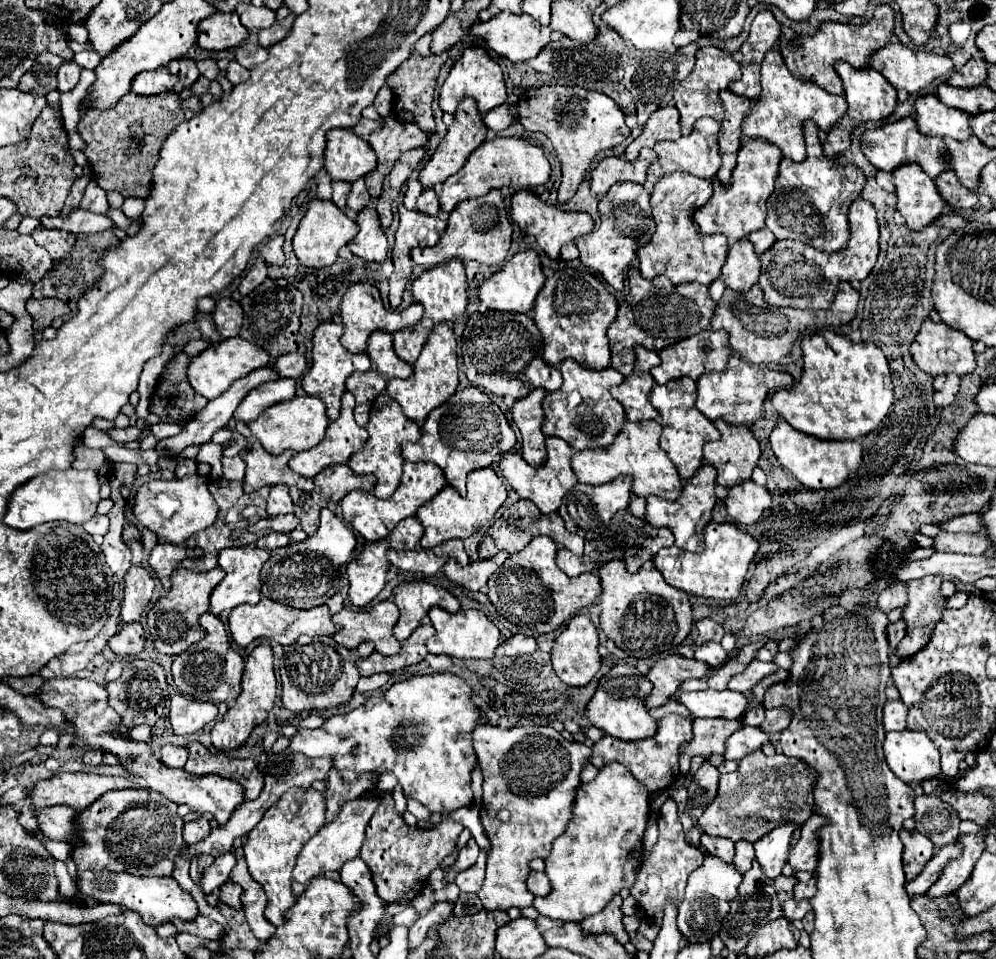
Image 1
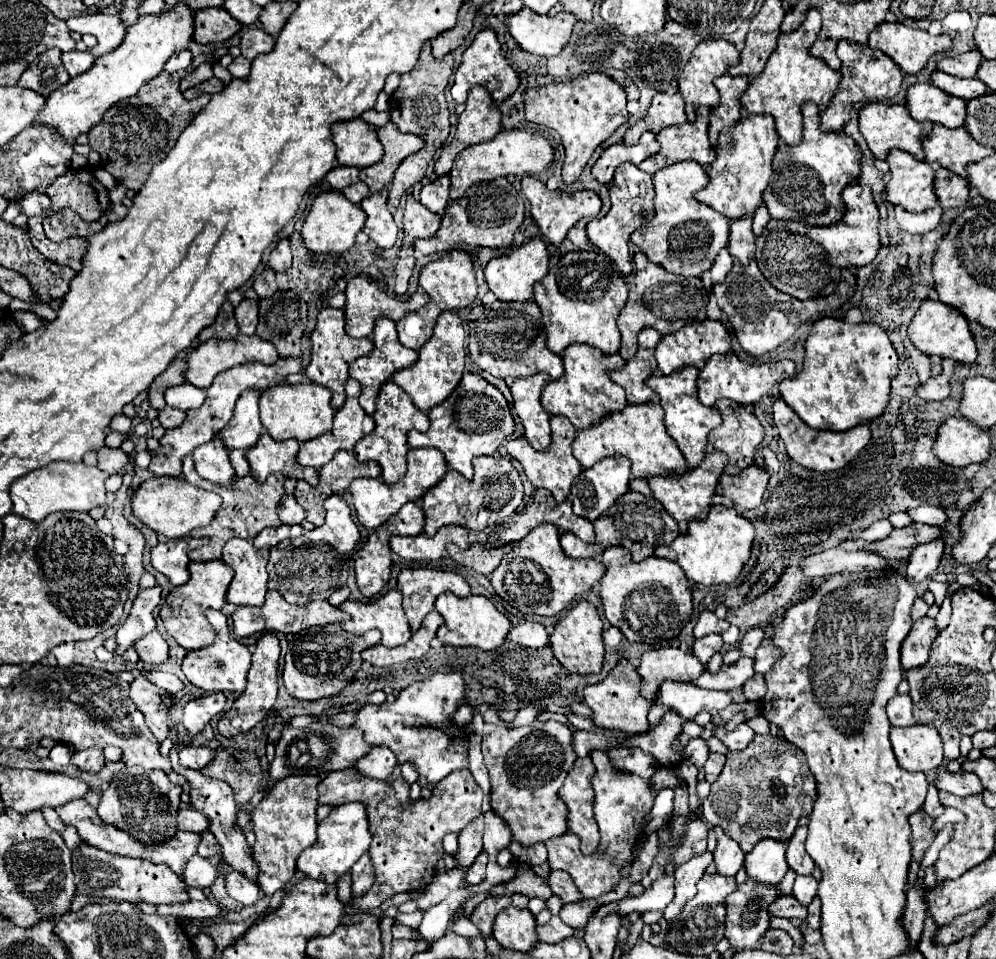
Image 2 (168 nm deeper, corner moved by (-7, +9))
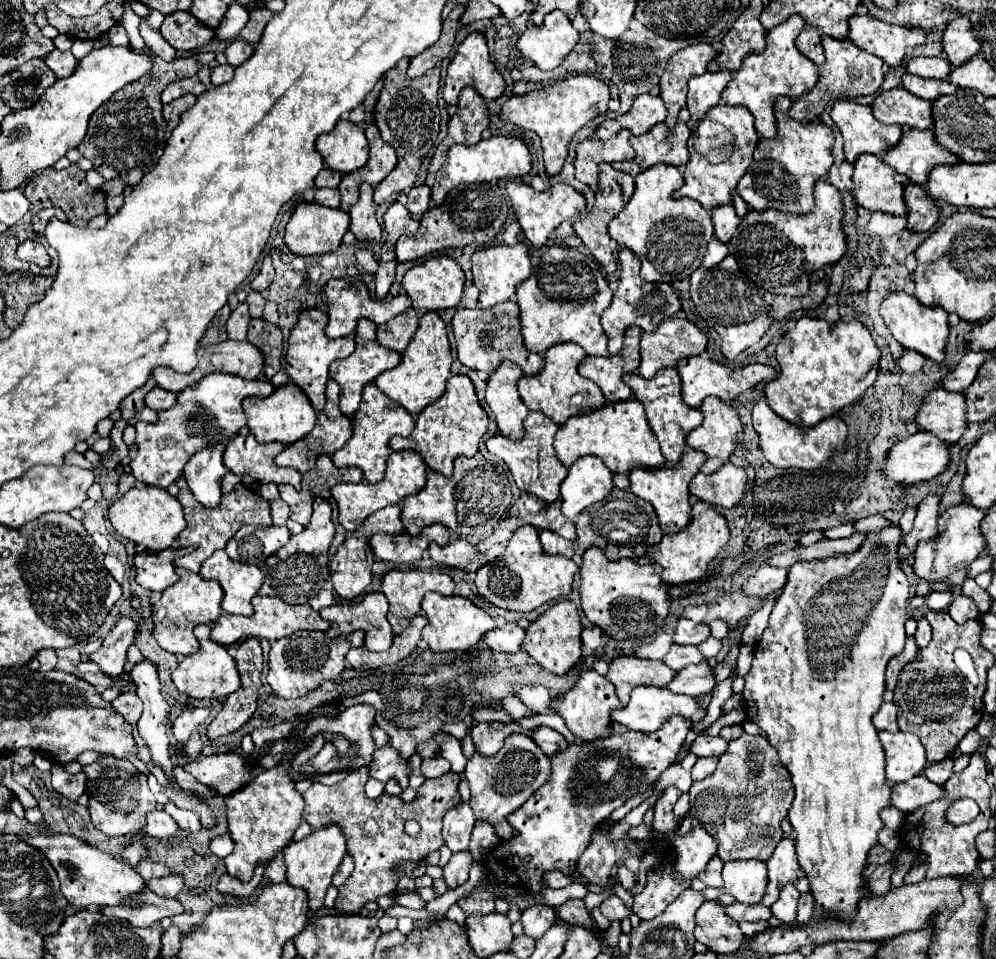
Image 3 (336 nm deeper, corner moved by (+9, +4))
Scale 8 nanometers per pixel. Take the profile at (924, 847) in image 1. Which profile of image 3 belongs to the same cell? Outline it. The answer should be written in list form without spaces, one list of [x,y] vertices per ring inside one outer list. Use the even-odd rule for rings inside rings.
[[[884,863],[884,865],[878,865],[872,873],[868,873],[868,885],[870,885],[870,891],[874,895],[884,895],[892,889],[892,883],[890,883],[890,875],[894,873],[894,865],[892,863]]]

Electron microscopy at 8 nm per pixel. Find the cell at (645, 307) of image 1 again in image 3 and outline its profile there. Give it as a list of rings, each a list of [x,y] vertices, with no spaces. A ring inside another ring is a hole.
[[[622,249],[620,255],[620,281],[618,281],[618,289],[614,293],[614,299],[610,303],[608,309],[604,309],[602,313],[602,327],[604,333],[608,337],[608,353],[616,355],[622,349],[622,341],[624,341],[624,331],[630,325],[638,325],[642,331],[656,331],[658,325],[668,319],[674,317],[680,311],[680,299],[676,295],[676,291],[672,289],[670,283],[646,283],[638,271],[640,271],[640,259],[630,251],[630,249]]]

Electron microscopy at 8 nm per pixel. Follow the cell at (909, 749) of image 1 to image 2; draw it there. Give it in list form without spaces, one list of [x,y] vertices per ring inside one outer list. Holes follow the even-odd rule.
[[[932,726],[892,728],[890,742],[900,768],[908,772],[930,772],[942,764],[942,740]]]

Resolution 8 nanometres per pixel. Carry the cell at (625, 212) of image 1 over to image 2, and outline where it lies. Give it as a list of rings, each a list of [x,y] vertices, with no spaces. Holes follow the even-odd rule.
[[[622,162],[616,168],[614,180],[610,184],[610,198],[612,198],[612,206],[608,210],[608,214],[600,220],[590,220],[586,226],[588,238],[590,242],[600,248],[608,258],[612,258],[618,266],[618,270],[626,276],[632,272],[632,254],[628,252],[628,242],[630,242],[630,234],[636,228],[642,228],[652,216],[654,216],[654,184],[652,184],[652,176],[642,172],[638,166],[630,164],[630,162]]]

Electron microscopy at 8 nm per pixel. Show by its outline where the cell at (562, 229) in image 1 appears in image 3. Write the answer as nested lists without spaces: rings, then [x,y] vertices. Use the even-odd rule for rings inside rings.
[[[508,181],[506,183],[506,191],[510,195],[516,219],[524,231],[524,235],[528,237],[528,241],[534,247],[542,247],[548,241],[548,235],[566,219],[570,217],[578,217],[584,207],[586,207],[586,199],[582,193],[578,193],[574,187],[570,185],[554,185],[542,193],[534,191],[530,185],[522,183],[522,181]]]

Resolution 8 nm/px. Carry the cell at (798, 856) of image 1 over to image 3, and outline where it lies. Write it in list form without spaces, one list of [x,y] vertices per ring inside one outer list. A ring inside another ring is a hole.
[[[784,837],[780,841],[780,845],[776,845],[776,849],[774,849],[772,857],[766,861],[766,865],[768,865],[768,887],[766,887],[762,903],[770,907],[772,901],[776,901],[780,889],[786,883],[794,883],[798,879],[800,865],[796,861],[794,841]]]

